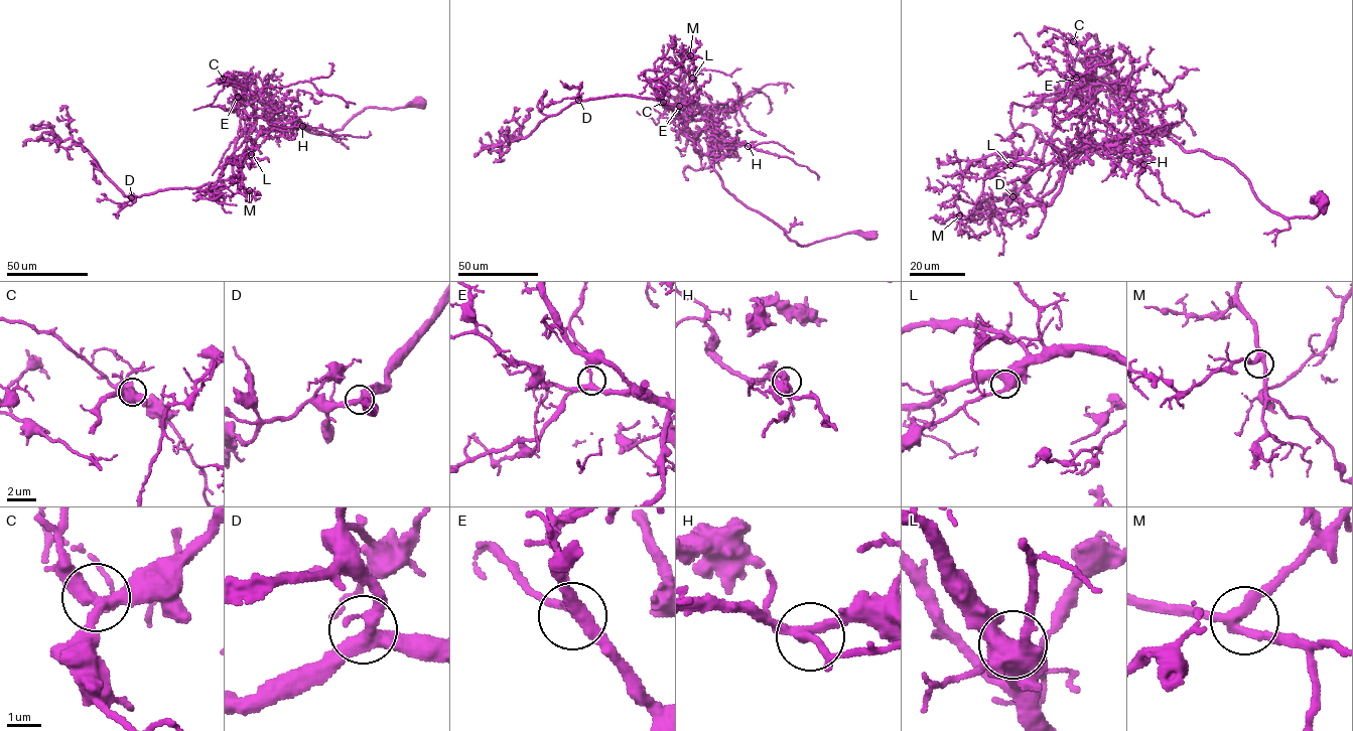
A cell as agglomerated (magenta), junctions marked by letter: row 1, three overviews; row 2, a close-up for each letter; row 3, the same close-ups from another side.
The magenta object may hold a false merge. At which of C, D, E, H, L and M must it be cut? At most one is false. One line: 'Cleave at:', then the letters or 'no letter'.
Cleave at: no letter

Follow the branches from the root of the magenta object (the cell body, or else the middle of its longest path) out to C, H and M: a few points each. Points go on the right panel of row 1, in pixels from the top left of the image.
C: (1322, 198), (1313, 217), (1272, 211), (1228, 162), (1153, 134), (1124, 94), (1076, 74), (1073, 41)
H: (1322, 198), (1313, 217), (1286, 217), (1228, 162), (1165, 135), (1119, 145), (1143, 164)
M: (1322, 198), (1313, 217), (1286, 217), (1227, 161), (1133, 134), (1047, 163), (974, 160), (959, 215)

